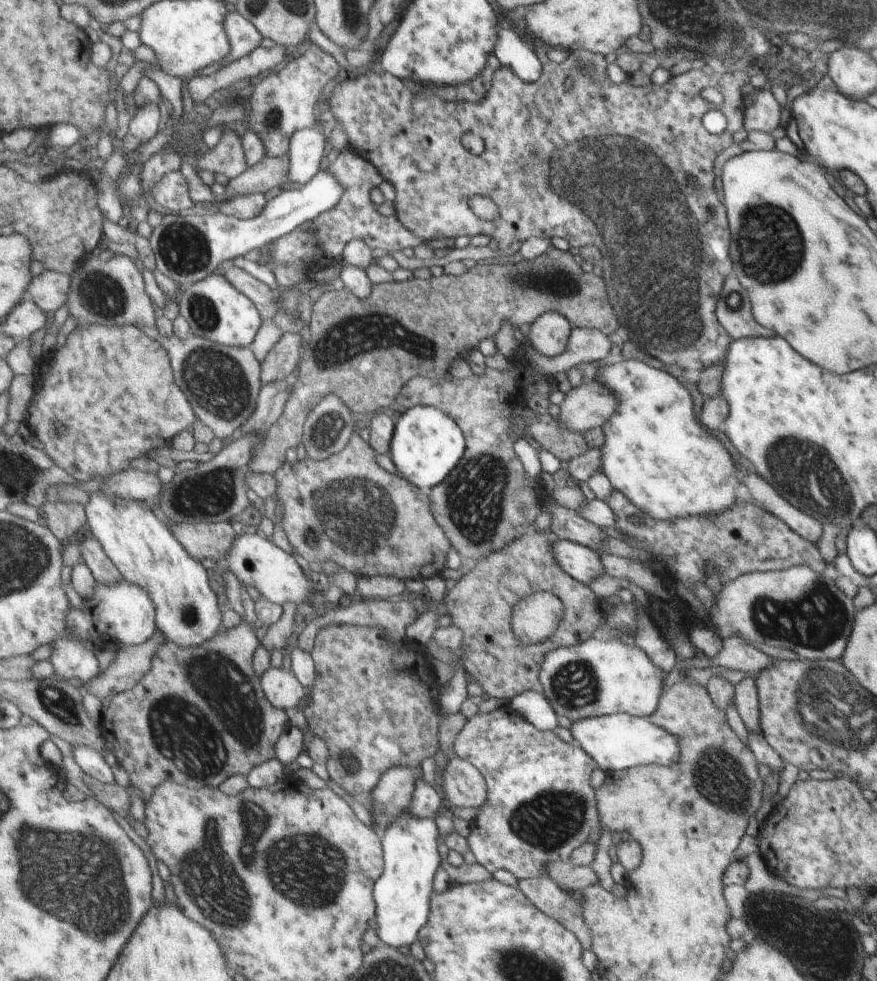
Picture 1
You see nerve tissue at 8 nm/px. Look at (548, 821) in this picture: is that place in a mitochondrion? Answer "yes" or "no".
yes

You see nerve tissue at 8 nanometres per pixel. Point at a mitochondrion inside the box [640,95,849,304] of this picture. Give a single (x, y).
(769, 246)

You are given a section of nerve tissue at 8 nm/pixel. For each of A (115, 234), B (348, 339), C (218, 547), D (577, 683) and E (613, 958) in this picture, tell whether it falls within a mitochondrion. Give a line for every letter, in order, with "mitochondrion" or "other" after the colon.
A: other
B: mitochondrion
C: other
D: mitochondrion
E: other

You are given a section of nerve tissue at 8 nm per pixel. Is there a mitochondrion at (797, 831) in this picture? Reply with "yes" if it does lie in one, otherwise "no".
no

